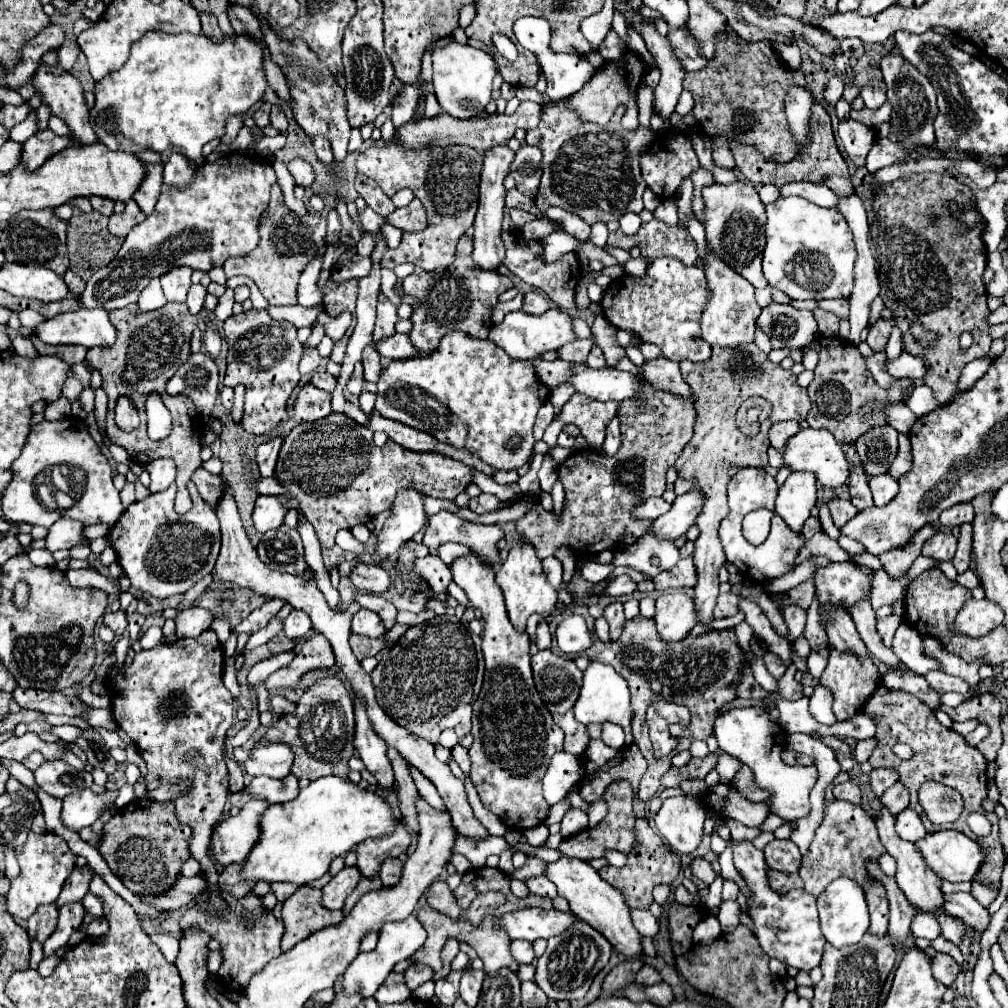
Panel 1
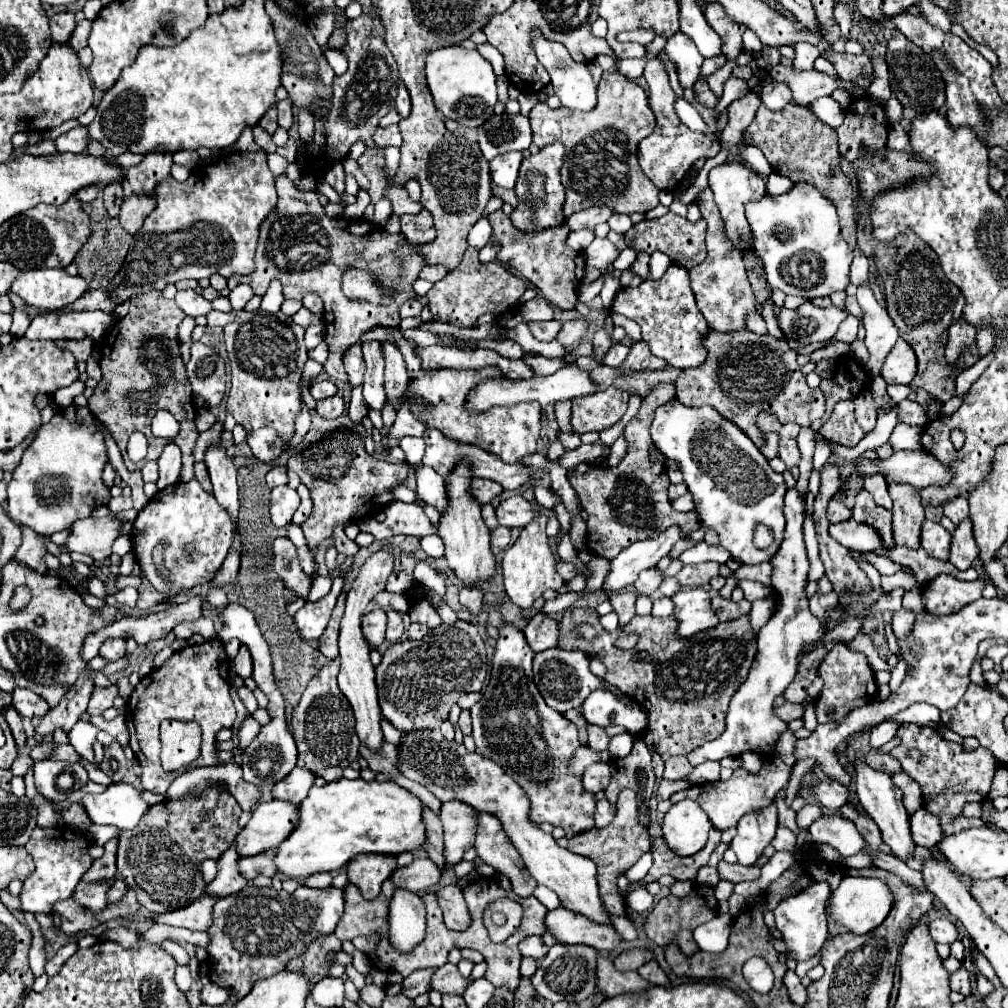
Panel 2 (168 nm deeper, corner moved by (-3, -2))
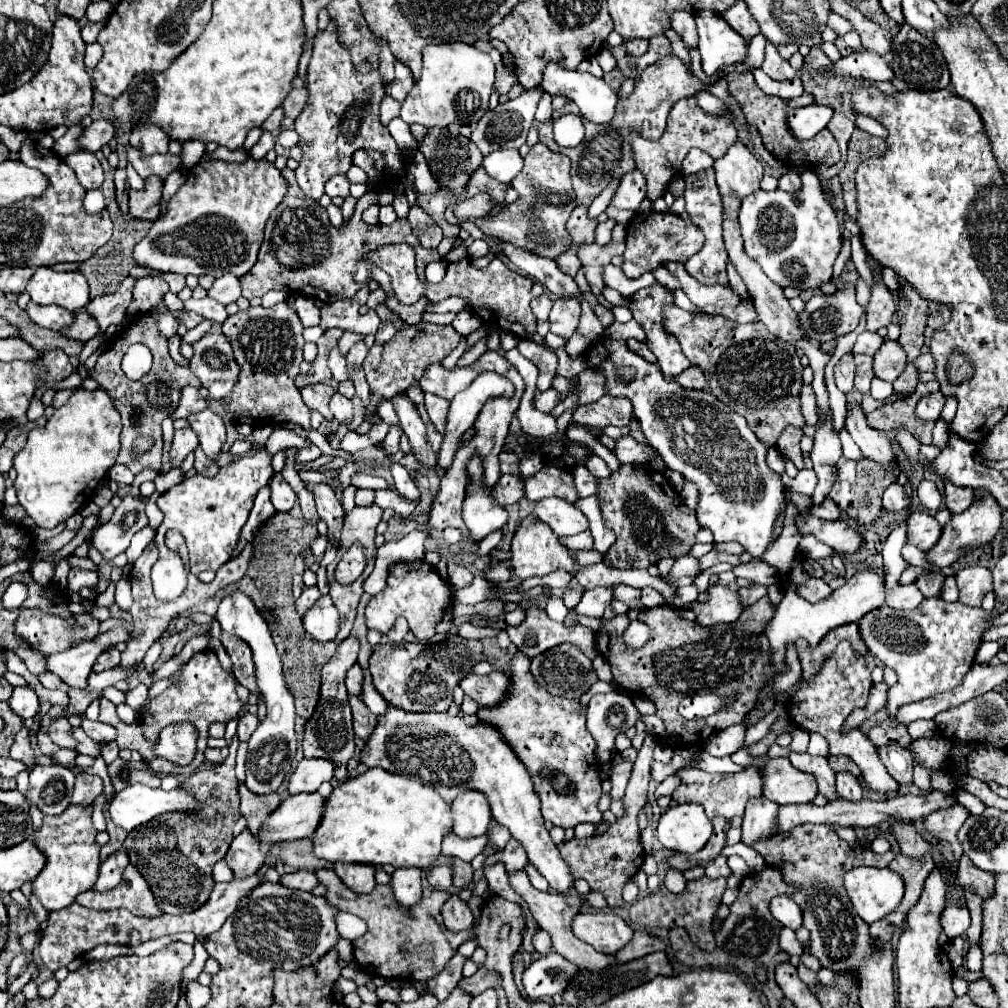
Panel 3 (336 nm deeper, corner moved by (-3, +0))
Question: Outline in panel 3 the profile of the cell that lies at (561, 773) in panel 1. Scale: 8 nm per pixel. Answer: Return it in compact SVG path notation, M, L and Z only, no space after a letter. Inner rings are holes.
M619 692L595 694L587 706L587 730L595 732L597 758L601 764L609 762L615 752L615 736L625 732L639 718L637 708L629 696Z

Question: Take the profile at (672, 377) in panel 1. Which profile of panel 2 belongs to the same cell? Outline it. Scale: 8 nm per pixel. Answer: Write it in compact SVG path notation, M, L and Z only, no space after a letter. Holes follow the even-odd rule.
M635 342L631 344L629 348L629 354L627 358L623 360L623 364L619 366L621 372L639 372L639 370L659 370L659 368L665 368L667 362L665 360L659 360L655 358L651 352L649 352L649 346L645 342Z

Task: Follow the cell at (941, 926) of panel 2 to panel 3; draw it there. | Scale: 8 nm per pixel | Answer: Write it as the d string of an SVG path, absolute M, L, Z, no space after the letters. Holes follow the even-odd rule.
M947 906L941 914L941 926L949 940L961 936L971 924L969 910L965 906Z

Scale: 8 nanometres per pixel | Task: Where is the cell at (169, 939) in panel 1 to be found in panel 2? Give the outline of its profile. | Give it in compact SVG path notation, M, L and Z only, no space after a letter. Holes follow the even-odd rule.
M179 966L179 968L177 968L177 986L181 988L181 992L183 992L183 994L187 994L187 992L189 992L191 982L193 982L193 978L191 978L191 974L189 974L189 968Z

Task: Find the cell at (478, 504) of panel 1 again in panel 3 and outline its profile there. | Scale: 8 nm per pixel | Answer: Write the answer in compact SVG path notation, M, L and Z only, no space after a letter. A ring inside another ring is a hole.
M559 498L539 500L533 510L539 520L549 524L555 534L559 536L573 536L589 528L589 522L583 512L579 512L571 502Z

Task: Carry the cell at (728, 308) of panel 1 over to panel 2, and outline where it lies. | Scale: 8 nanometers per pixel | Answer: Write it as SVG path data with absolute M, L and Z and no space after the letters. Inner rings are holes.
M705 188L699 194L699 198L695 200L695 204L699 206L703 218L709 224L707 238L705 238L707 258L699 266L689 270L689 280L691 280L693 294L697 298L697 306L699 306L701 314L705 316L709 328L713 328L713 330L741 330L741 328L745 328L743 316L747 312L755 310L755 298L751 294L749 282L747 282L743 256L725 234L725 224L719 216L719 208L713 200L713 192L709 188Z

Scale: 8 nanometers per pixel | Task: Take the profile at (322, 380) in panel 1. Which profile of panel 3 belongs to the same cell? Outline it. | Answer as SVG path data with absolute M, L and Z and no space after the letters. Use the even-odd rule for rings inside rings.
M309 384L307 388L301 390L301 396L303 396L303 402L309 406L309 408L315 408L323 414L323 418L327 420L333 420L331 412L329 412L329 400L331 396L335 394L335 388L329 386L329 384Z

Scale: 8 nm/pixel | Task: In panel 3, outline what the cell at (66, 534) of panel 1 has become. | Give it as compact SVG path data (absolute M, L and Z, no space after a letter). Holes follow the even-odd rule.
M131 494L127 500L115 508L115 514L109 522L97 526L91 534L91 546L101 552L105 560L113 560L117 554L129 548L131 536L147 524L145 504L137 502Z

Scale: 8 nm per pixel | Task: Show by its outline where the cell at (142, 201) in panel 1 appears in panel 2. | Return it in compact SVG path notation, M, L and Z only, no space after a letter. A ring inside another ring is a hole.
M145 154L137 166L131 166L127 170L127 180L131 182L133 192L153 194L159 180L163 180L163 176L169 176L171 166L171 154Z

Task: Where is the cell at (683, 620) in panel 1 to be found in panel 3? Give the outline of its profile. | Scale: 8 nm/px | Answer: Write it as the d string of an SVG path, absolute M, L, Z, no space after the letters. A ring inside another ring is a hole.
M715 584L707 590L707 600L695 600L691 610L697 616L695 622L699 622L701 626L715 626L721 622L735 622L743 608L733 588Z

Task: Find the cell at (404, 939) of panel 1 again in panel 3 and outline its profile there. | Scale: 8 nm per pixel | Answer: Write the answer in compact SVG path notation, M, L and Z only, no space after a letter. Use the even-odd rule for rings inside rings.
M399 868L391 876L391 890L399 906L409 908L421 900L421 870L419 868Z

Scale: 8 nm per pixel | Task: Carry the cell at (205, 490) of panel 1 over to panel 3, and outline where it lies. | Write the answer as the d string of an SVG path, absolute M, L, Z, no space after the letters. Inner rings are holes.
M197 448L195 450L195 470L197 470L197 474L213 478L219 472L219 466L213 460L209 460L201 448Z

